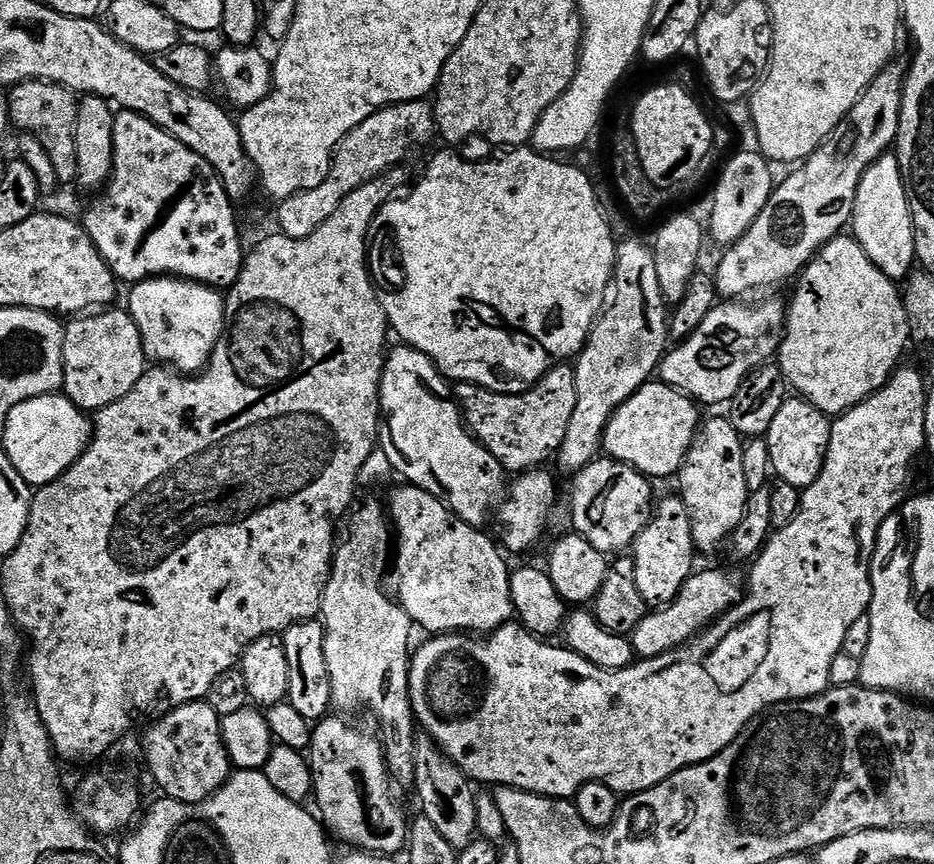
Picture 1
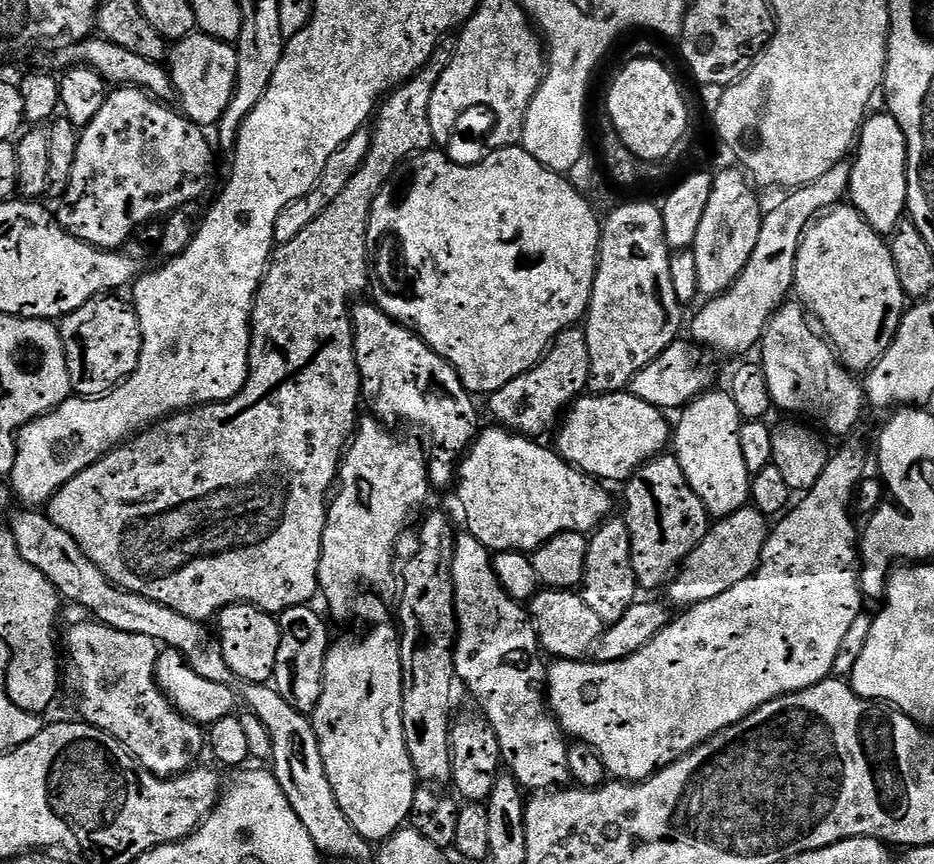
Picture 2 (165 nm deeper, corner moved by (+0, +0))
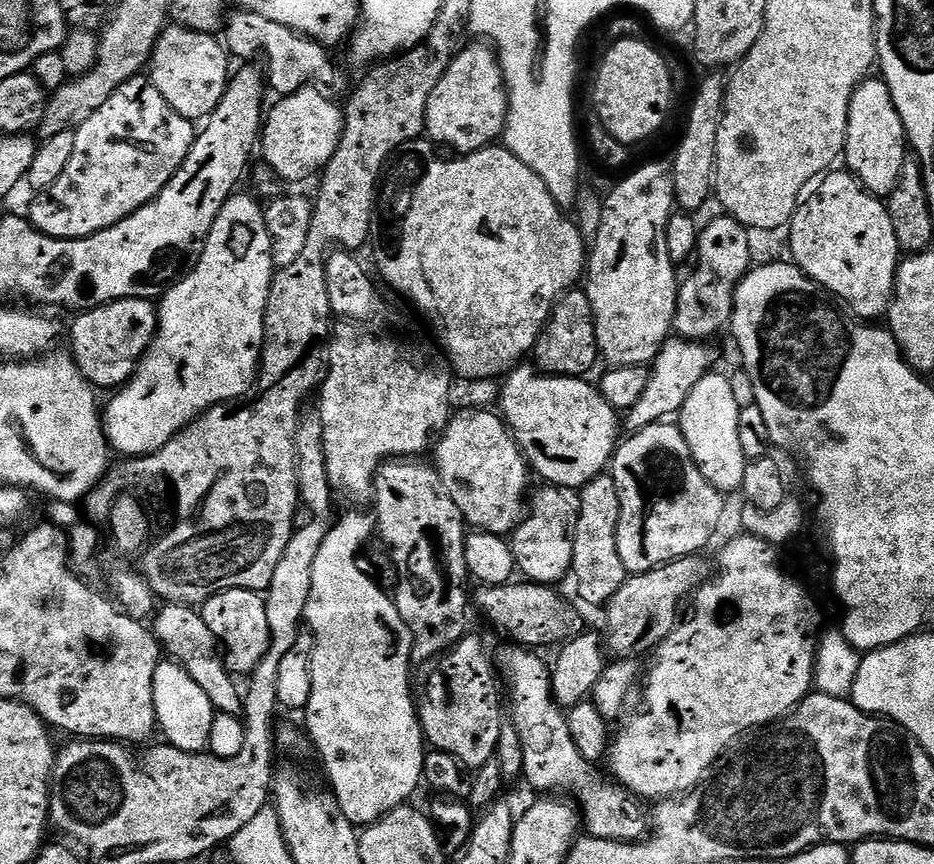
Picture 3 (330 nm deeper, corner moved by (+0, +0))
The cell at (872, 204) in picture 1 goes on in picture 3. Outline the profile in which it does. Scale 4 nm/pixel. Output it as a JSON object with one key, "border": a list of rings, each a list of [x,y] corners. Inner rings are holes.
{"border":[[[883,78],[865,79],[864,83],[859,84],[850,102],[848,111],[848,137],[844,140],[843,159],[848,159],[846,164],[847,171],[864,184],[865,188],[874,196],[881,198],[887,197],[888,193],[894,190],[894,186],[900,177],[900,171],[906,159],[906,133],[904,123],[894,106],[894,98],[888,89],[888,83]]]}

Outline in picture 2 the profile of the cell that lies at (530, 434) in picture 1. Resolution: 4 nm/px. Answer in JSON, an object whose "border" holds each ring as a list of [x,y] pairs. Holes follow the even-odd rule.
{"border":[[[576,326],[567,328],[556,337],[554,347],[539,364],[535,364],[529,372],[506,382],[506,386],[487,397],[488,408],[496,419],[493,421],[519,435],[540,438],[543,432],[550,431],[552,427],[553,431],[557,427],[565,409],[589,387],[589,374],[590,354],[584,333]]]}

